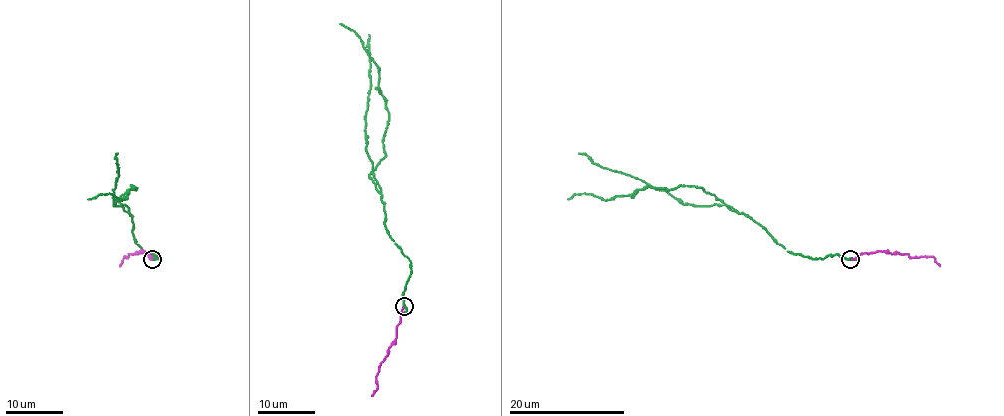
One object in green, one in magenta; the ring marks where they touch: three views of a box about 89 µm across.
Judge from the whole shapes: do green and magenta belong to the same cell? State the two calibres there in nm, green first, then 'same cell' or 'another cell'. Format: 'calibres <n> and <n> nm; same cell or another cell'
calibres 260 and 160 nm; same cell

